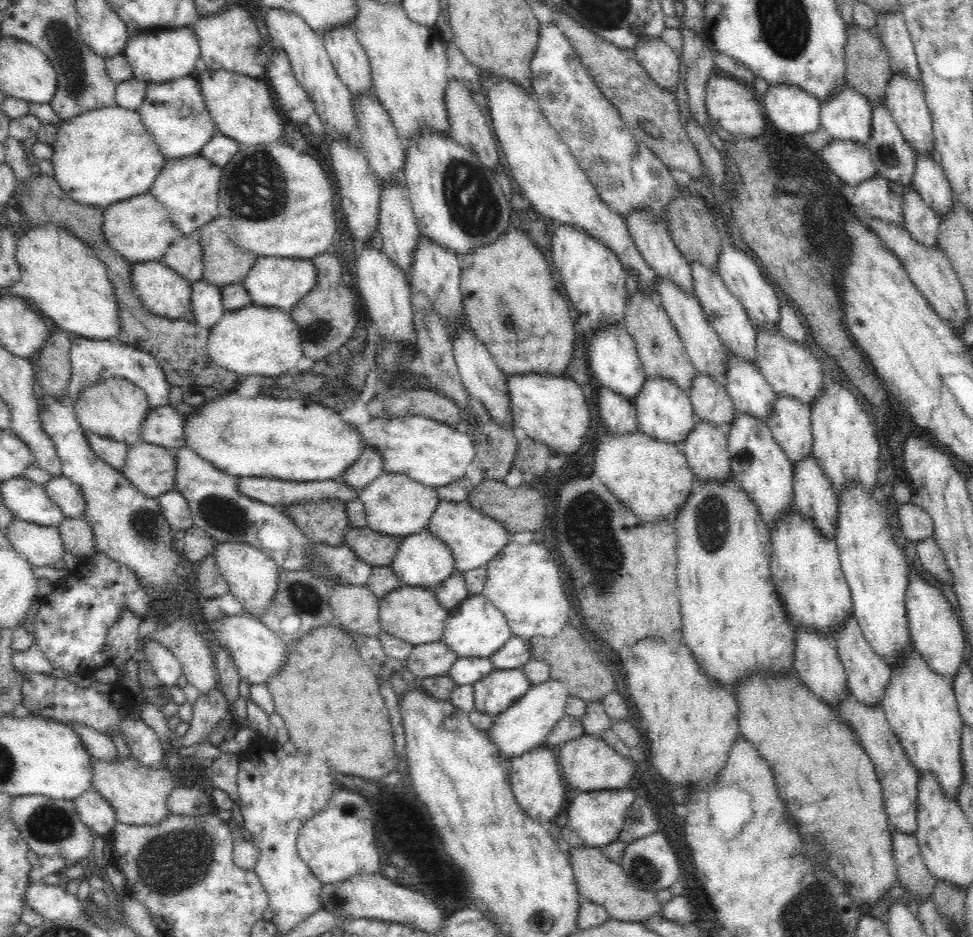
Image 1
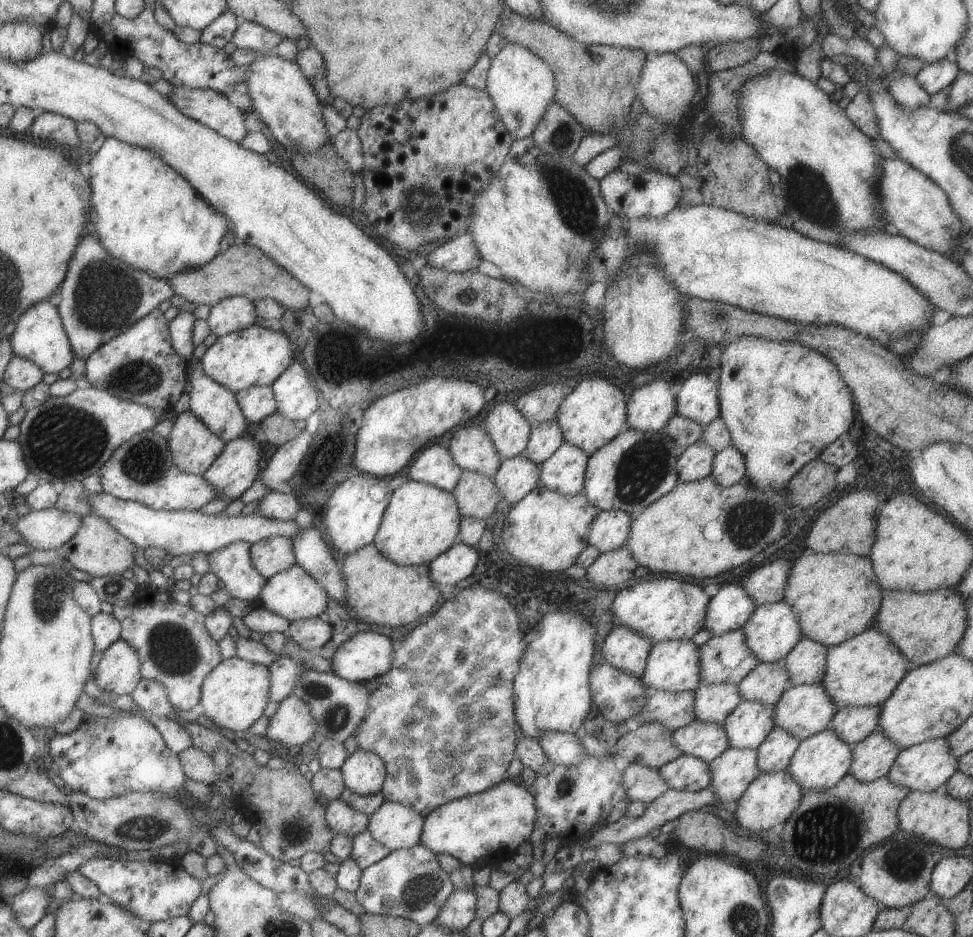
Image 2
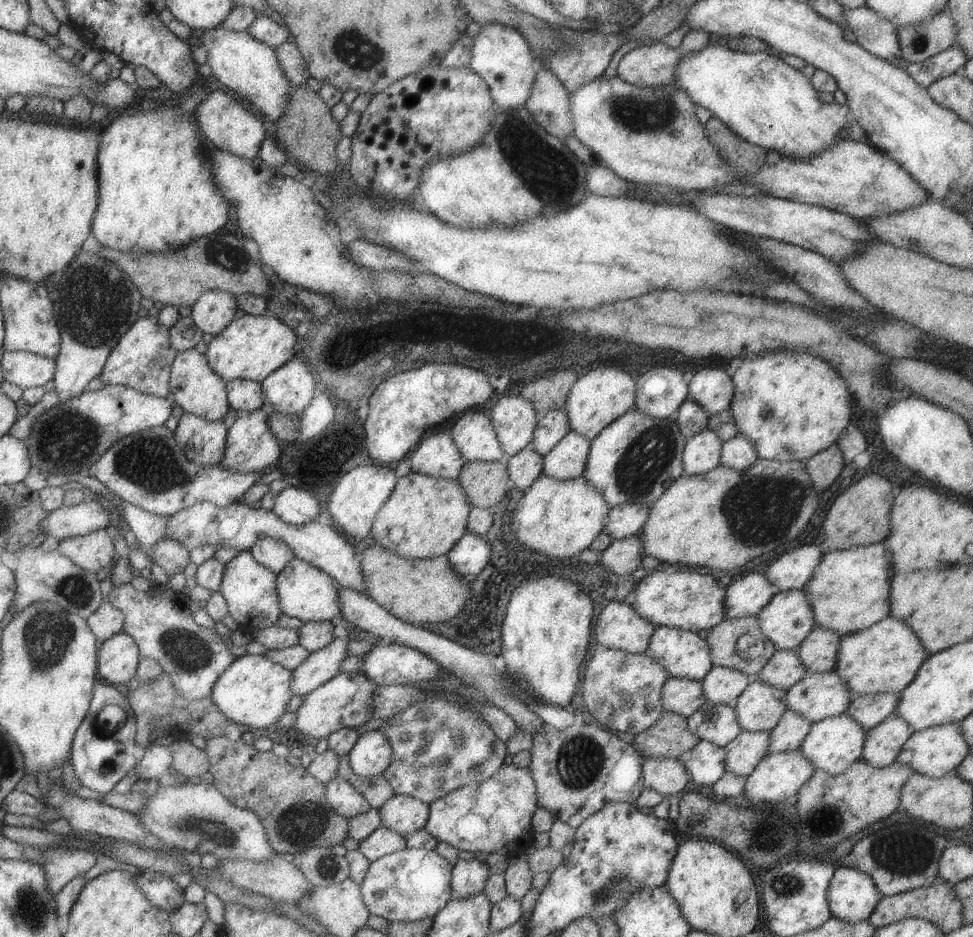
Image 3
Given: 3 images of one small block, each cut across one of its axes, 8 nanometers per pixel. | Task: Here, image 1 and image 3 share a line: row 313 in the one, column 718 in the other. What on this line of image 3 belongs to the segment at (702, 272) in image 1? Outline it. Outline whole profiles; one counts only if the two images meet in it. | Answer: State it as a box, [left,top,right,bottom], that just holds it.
[687,701,741,748]

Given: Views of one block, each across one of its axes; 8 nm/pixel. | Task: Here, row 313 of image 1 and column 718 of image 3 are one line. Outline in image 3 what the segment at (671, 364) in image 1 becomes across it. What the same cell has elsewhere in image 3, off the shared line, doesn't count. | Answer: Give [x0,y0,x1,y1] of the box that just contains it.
[706,615,775,677]

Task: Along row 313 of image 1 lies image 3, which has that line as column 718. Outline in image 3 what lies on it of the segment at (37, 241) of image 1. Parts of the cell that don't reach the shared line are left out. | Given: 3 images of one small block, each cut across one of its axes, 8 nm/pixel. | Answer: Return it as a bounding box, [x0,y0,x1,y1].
[675,39,850,158]

